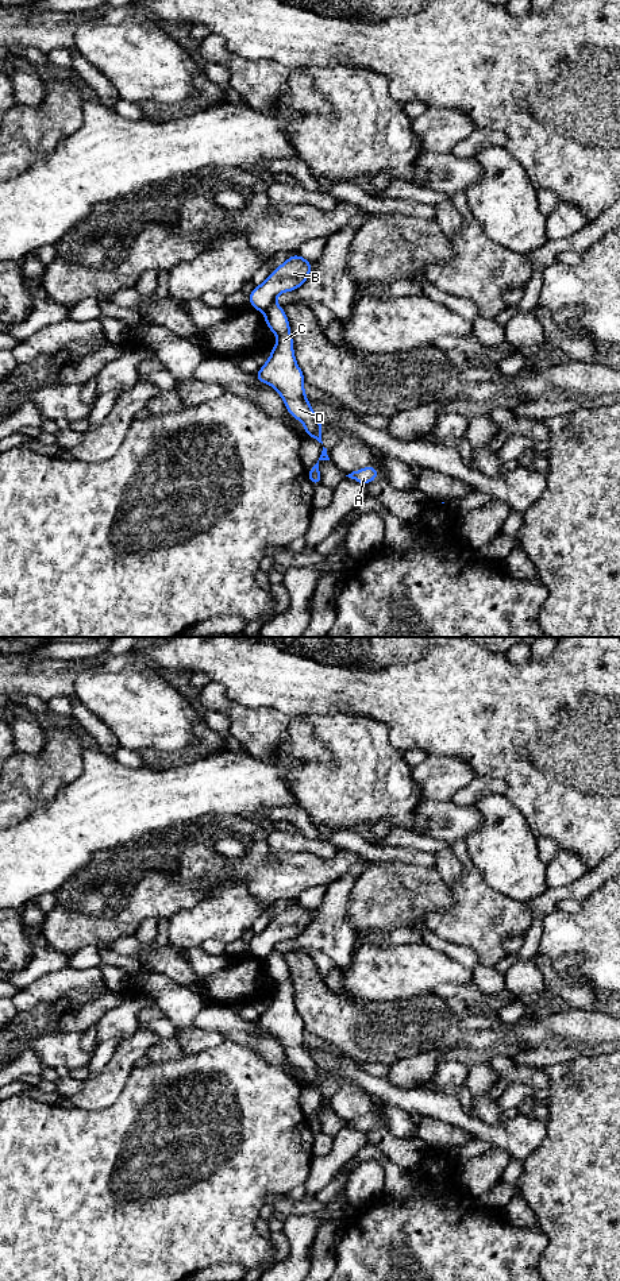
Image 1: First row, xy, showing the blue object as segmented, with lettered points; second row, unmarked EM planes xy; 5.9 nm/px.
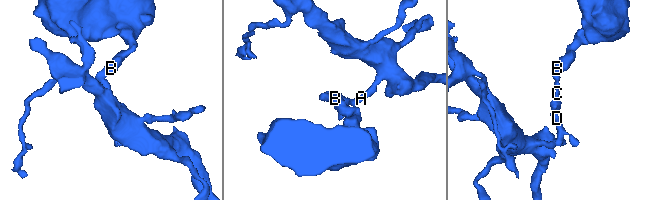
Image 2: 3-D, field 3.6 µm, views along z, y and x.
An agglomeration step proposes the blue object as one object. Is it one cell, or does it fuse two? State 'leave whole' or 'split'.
split

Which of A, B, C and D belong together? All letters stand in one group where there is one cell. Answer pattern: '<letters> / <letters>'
A C D / B

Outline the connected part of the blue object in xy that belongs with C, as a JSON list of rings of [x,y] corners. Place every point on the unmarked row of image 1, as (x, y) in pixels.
[[[273,950],[265,958],[265,971],[277,983],[278,988],[272,996],[270,1006],[254,1025],[257,1029],[274,1035],[282,1045],[289,1062],[304,1072],[305,1083],[323,1092],[323,1073],[304,1041],[304,1022],[296,1011],[289,968],[282,954]]]

